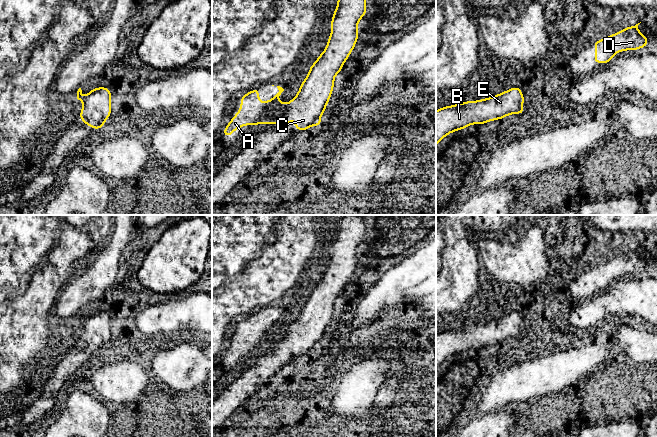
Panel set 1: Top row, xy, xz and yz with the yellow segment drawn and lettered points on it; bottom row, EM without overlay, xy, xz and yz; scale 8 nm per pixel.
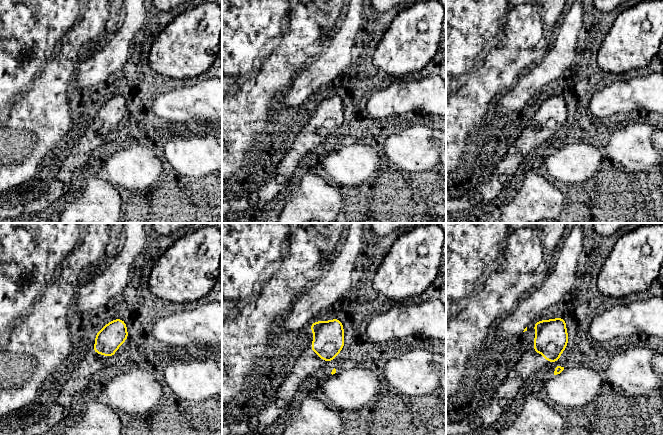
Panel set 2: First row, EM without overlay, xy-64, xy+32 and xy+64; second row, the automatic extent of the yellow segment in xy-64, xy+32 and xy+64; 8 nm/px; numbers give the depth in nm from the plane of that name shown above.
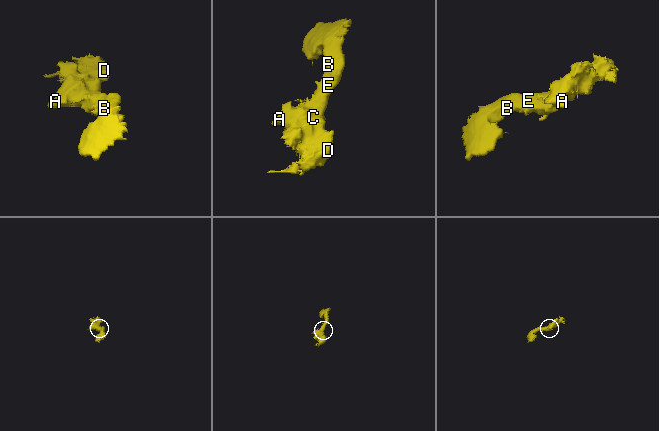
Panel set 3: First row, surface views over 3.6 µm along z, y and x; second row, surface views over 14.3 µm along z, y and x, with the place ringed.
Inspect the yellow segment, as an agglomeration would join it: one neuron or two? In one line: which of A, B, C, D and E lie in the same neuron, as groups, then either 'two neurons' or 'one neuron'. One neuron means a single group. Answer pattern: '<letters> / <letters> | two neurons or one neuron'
A B C D E | one neuron

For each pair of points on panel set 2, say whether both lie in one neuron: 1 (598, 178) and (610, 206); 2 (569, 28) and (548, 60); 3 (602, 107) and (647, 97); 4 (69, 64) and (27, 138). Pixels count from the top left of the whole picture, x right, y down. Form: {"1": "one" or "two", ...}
{"1": "two", "2": "one", "3": "one", "4": "one"}

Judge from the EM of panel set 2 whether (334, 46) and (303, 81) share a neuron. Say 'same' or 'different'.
same

